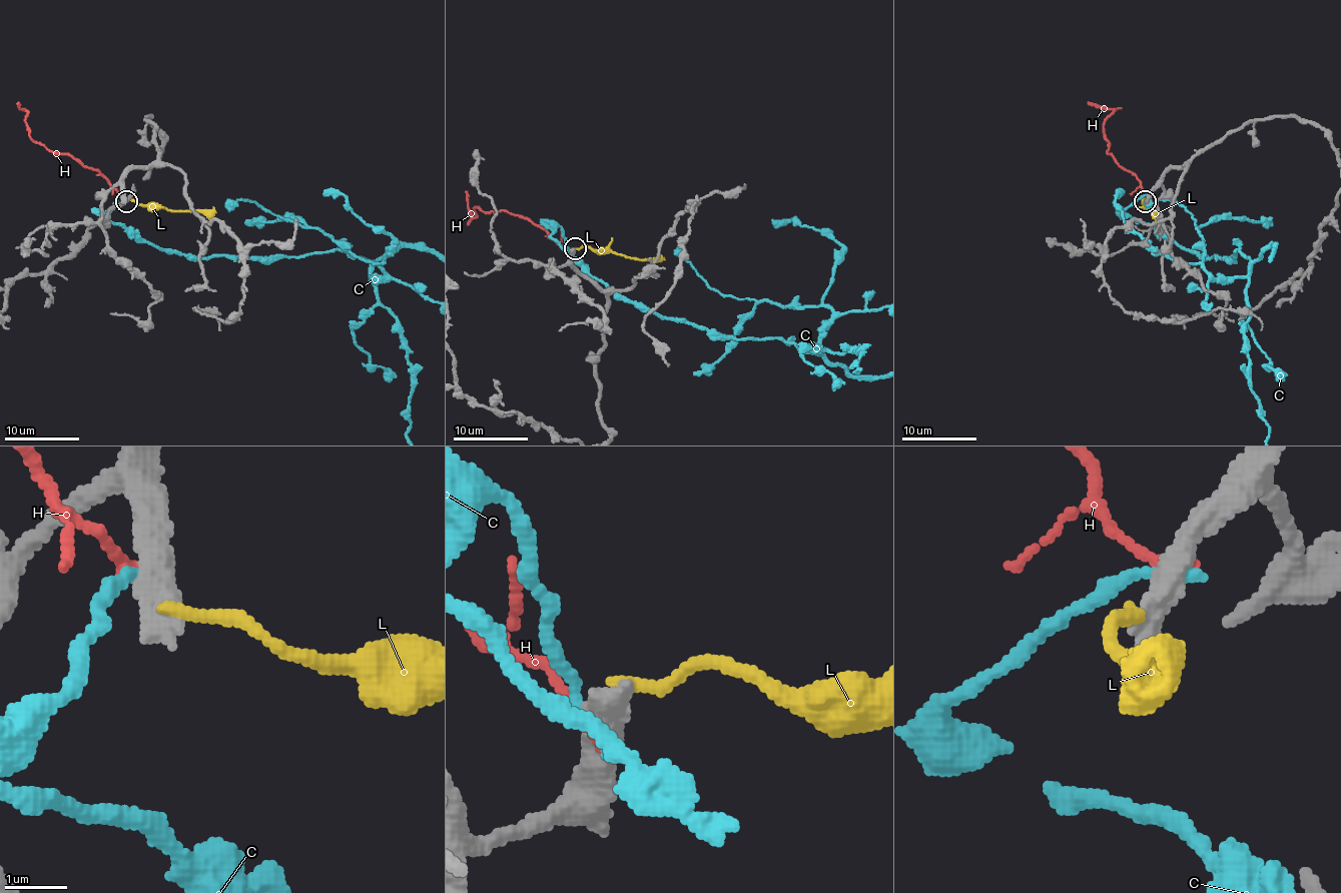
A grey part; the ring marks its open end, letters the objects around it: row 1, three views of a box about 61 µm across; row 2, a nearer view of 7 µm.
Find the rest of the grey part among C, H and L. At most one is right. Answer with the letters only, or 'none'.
none

